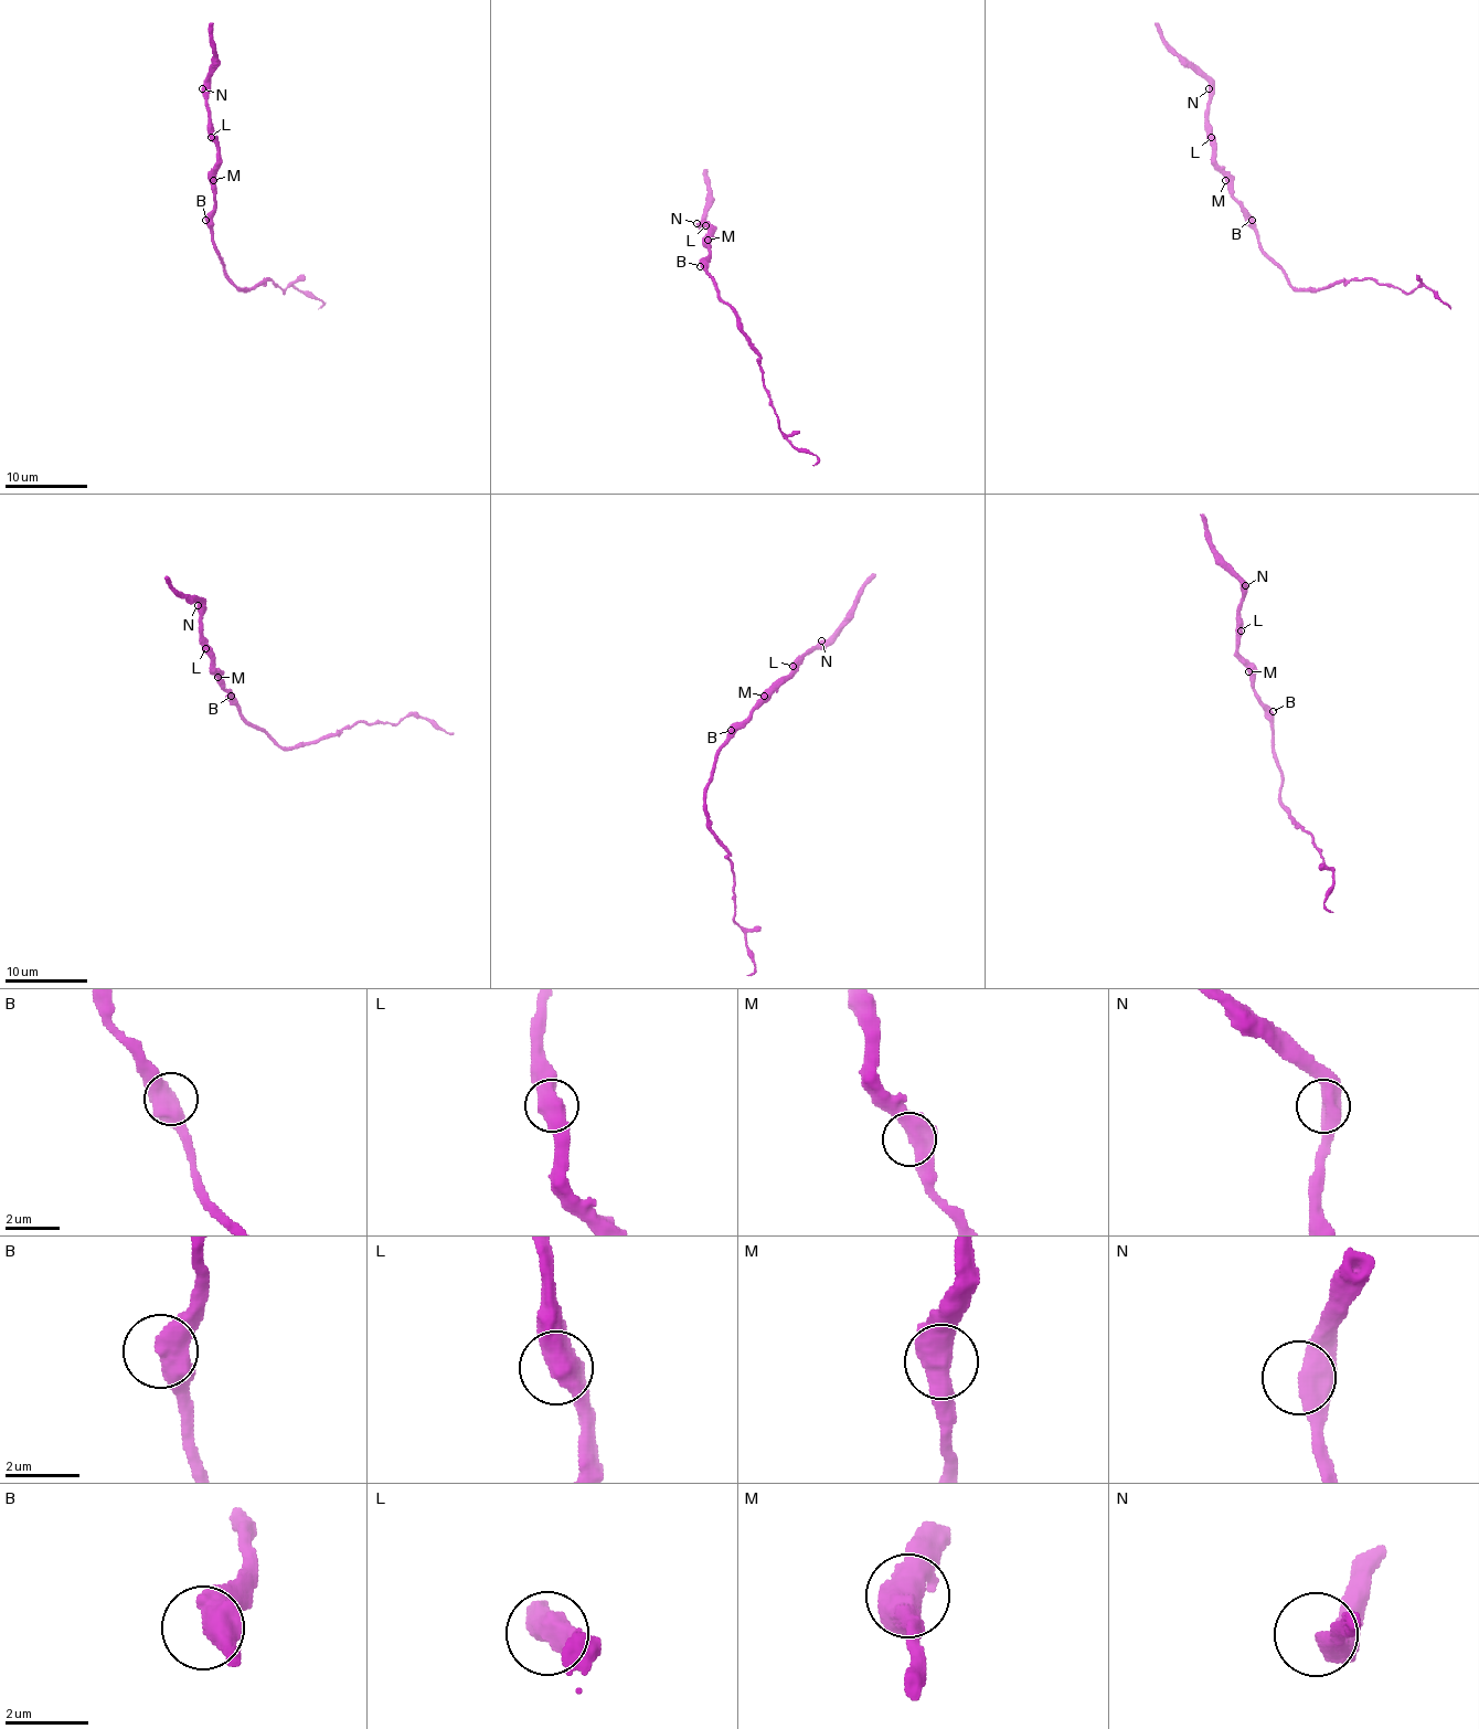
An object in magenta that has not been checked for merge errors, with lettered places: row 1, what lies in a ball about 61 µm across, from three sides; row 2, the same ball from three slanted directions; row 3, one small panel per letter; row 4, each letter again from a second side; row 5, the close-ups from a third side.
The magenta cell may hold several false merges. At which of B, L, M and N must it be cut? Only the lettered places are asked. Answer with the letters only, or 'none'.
none

